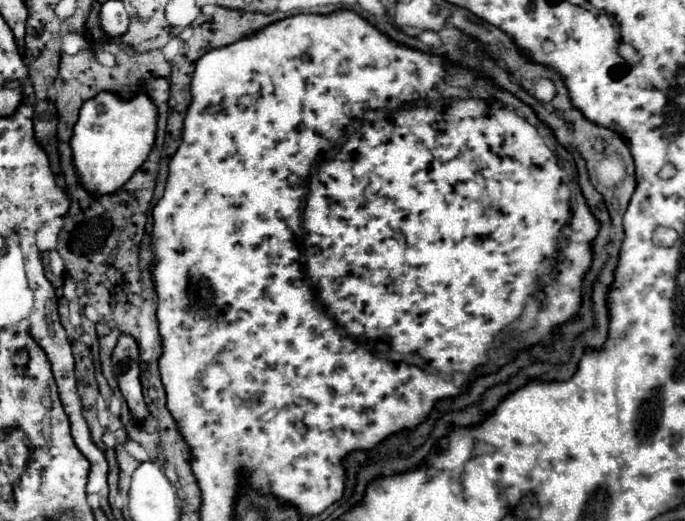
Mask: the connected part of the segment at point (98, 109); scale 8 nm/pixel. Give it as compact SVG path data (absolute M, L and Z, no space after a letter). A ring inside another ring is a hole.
M144 83L134 97L122 99L118 93L98 93L80 109L80 119L74 125L72 155L74 167L82 183L92 193L114 193L120 189L152 151L158 123L158 107L146 93Z

